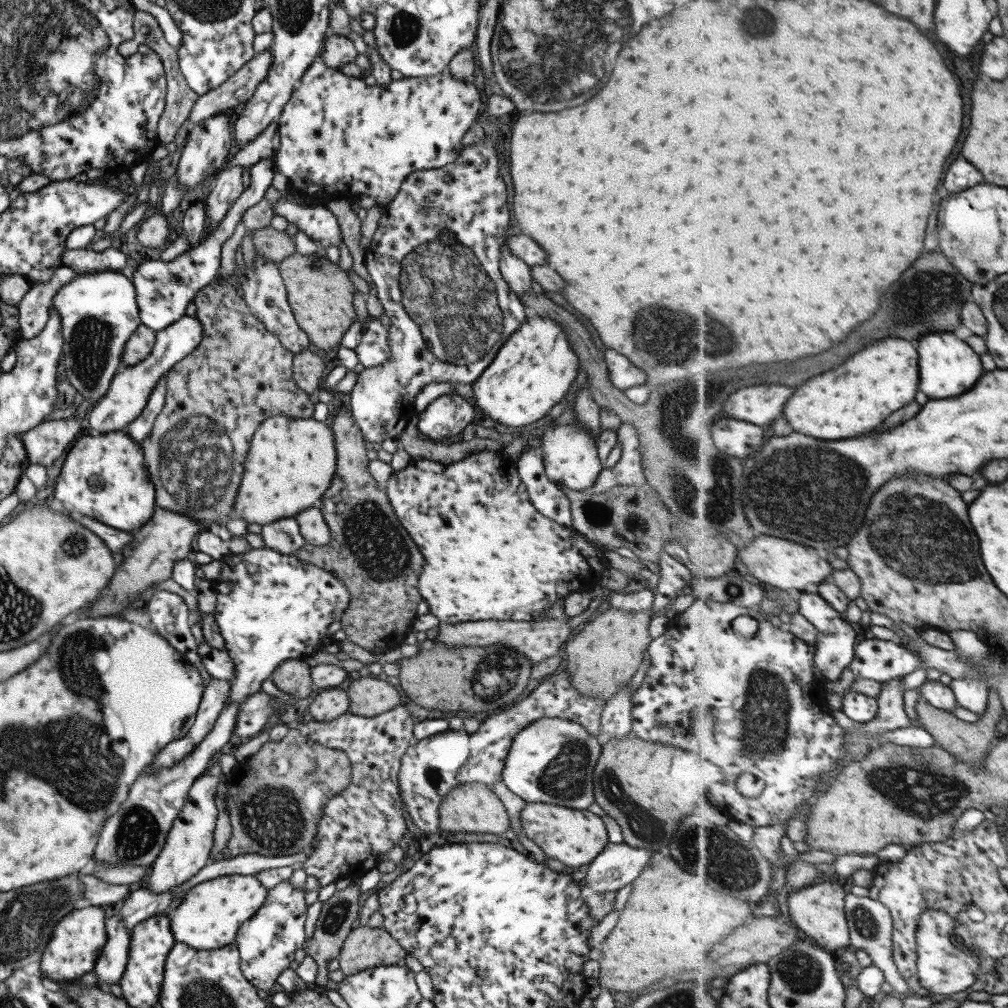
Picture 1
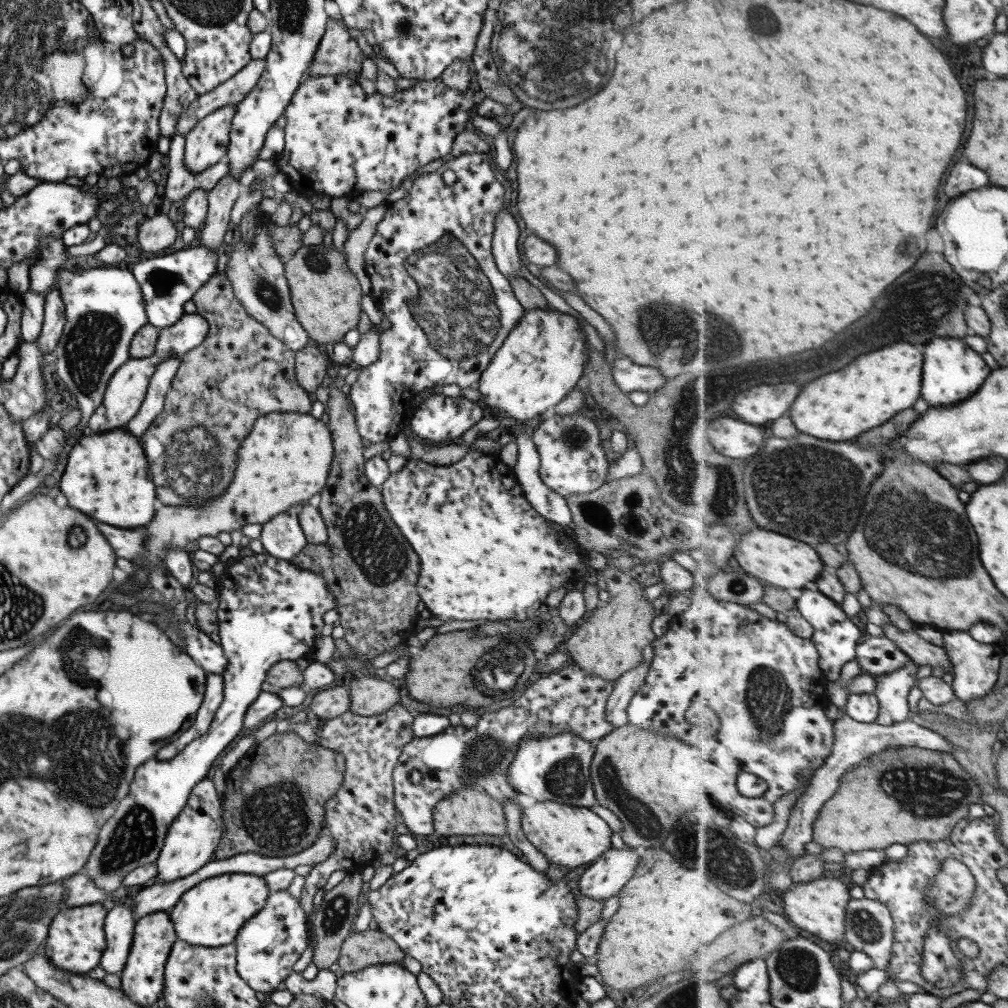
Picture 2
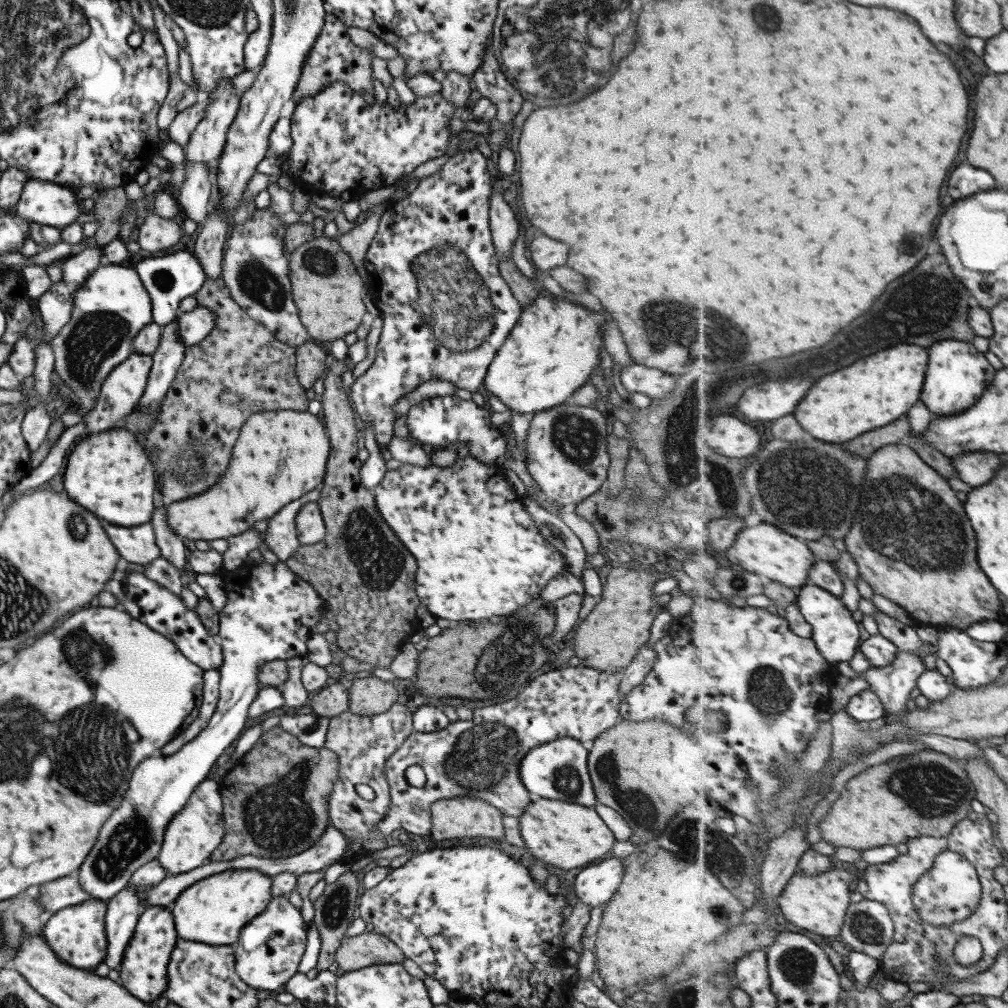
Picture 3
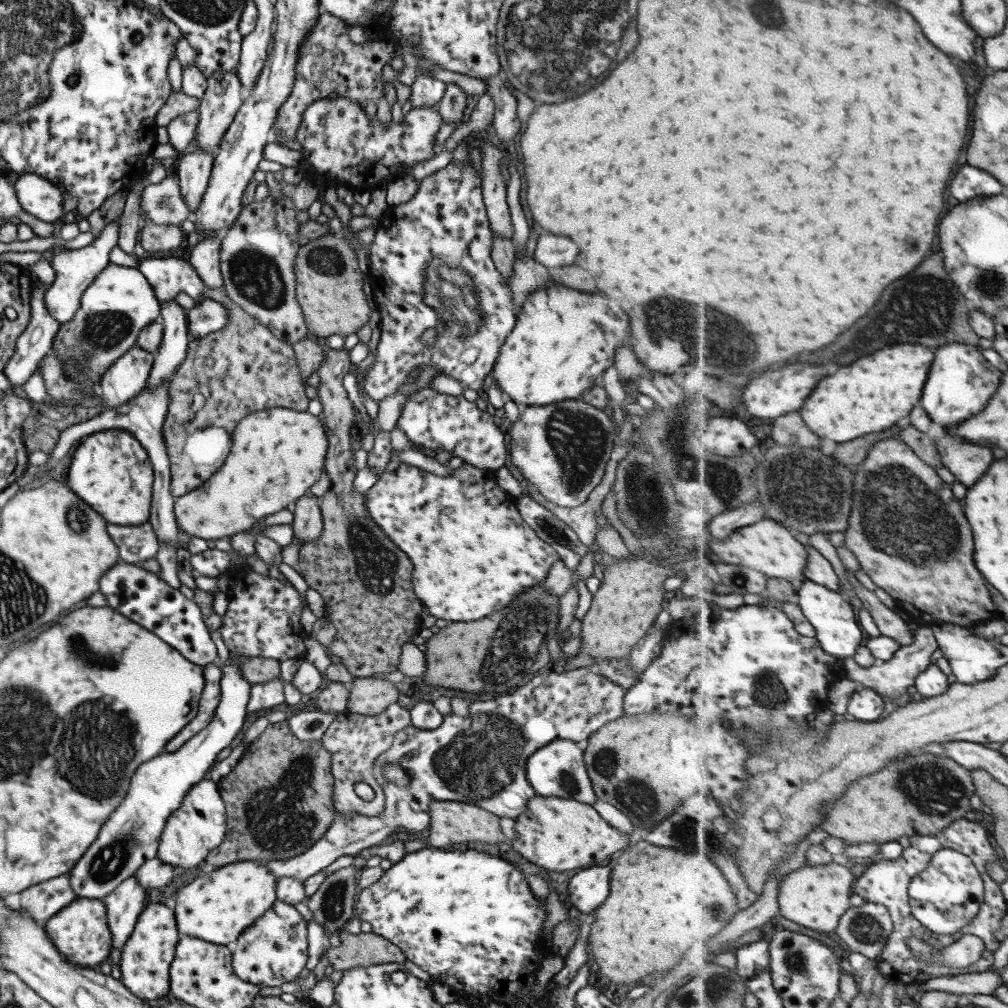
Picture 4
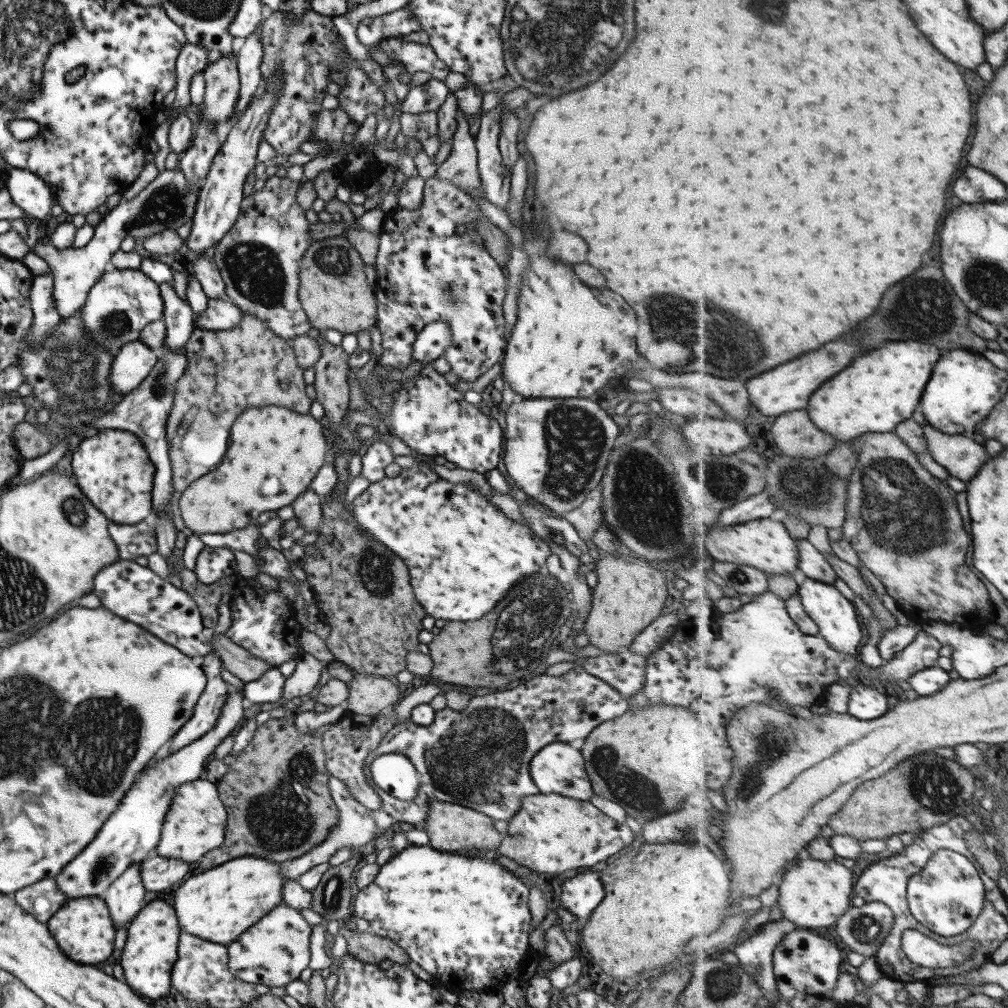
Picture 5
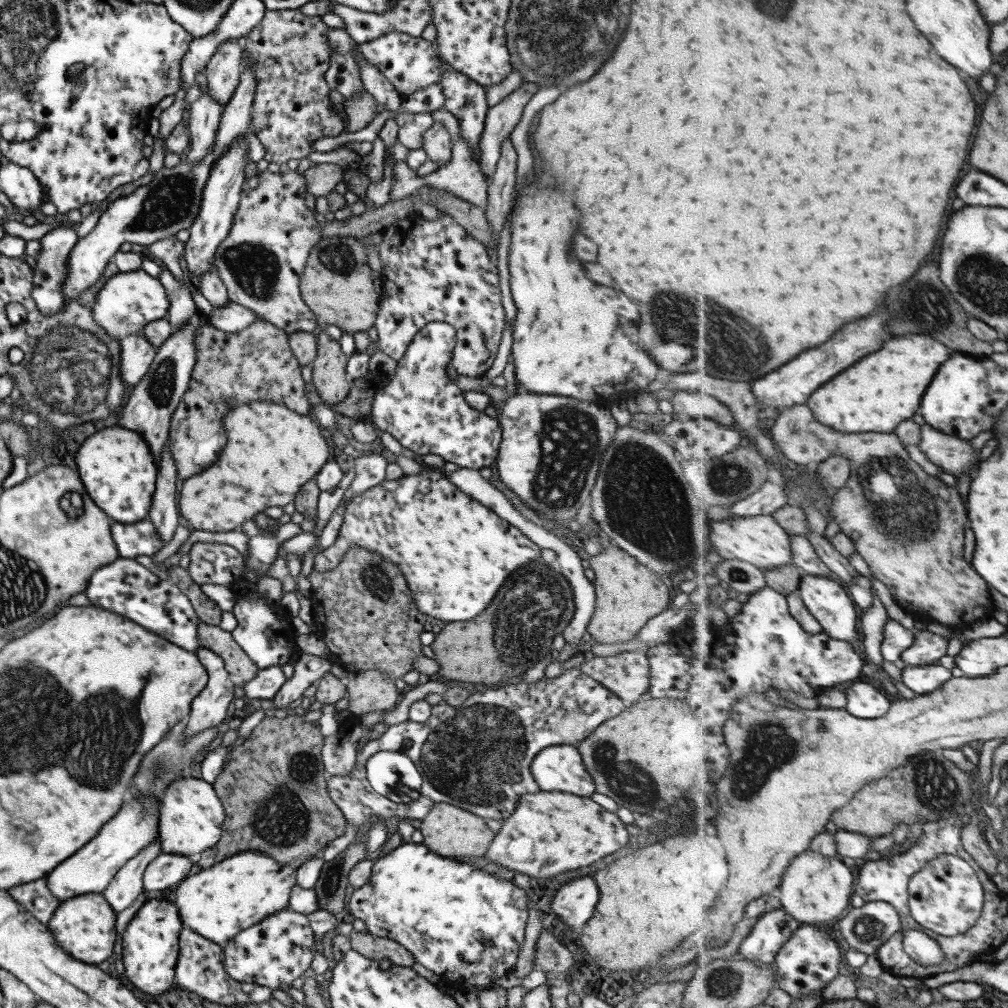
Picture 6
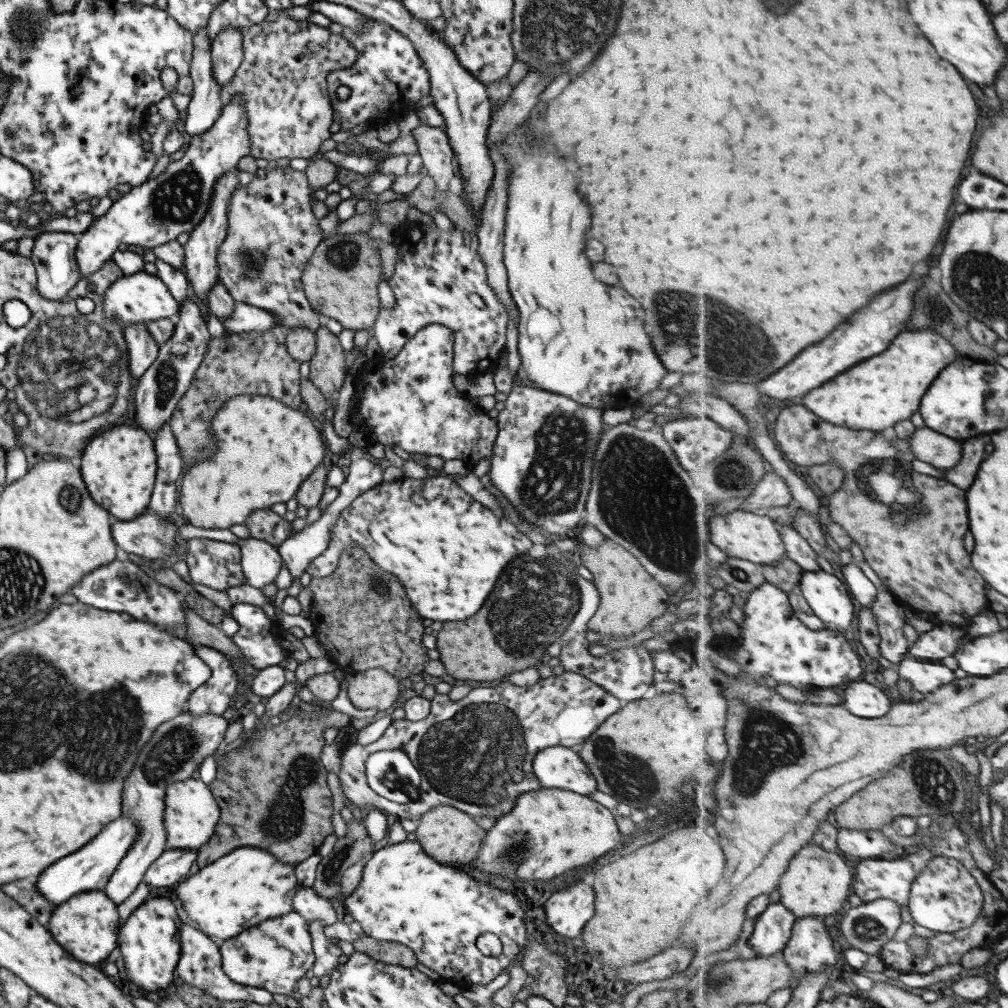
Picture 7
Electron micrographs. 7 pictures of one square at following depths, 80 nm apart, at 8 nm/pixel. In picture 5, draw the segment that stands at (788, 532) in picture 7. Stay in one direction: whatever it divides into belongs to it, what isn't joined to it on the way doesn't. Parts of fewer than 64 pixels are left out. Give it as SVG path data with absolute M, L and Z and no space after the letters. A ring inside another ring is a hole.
M799 539L796 543L801 554L799 569L806 577L834 586L839 576L831 567L831 562L827 561L826 556L821 554L807 539Z

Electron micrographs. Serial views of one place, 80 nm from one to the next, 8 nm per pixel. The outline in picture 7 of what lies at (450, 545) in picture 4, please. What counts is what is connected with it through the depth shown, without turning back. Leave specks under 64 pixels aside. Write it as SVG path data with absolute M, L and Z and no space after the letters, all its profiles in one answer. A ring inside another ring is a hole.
M446 476L400 478L379 482L351 500L335 519L325 550L306 572L310 577L330 576L340 552L359 546L381 571L399 578L407 600L421 618L459 622L481 608L511 556L525 554L531 545L527 535L491 514Z

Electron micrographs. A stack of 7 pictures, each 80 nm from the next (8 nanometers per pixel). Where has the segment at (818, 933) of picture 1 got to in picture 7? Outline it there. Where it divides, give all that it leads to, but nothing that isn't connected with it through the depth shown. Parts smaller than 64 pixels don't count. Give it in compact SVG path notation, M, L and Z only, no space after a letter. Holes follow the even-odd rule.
M813 842L809 847L803 847L792 858L780 882L780 900L797 918L808 916L824 918L841 910L841 904L845 904L847 898L851 896L853 883L851 866L839 856L839 853L829 852Z

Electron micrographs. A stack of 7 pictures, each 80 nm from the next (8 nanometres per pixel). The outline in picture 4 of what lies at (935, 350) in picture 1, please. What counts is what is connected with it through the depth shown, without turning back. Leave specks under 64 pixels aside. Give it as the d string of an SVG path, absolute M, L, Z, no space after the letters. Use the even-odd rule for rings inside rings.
M958 343L943 346L933 362L933 372L929 372L929 384L925 386L925 396L921 400L923 408L931 420L943 428L956 428L987 408L989 400L1001 386L1001 376L1003 372L985 358L979 347Z

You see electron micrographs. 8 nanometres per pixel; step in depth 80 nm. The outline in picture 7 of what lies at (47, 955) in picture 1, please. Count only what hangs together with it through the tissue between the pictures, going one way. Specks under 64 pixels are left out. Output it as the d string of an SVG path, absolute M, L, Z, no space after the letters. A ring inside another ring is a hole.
M87 891L53 907L46 929L75 960L95 966L117 946L117 930L120 928L117 918L116 904L103 891Z

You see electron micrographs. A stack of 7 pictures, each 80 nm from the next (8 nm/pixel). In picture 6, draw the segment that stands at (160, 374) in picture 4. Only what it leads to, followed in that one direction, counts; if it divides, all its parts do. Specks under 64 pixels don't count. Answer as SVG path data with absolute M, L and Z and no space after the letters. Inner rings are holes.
M160 266L158 281L162 284L165 296L169 300L169 308L165 318L172 326L172 333L182 327L191 318L195 318L194 300L190 295L189 285L185 280L178 281L167 268Z

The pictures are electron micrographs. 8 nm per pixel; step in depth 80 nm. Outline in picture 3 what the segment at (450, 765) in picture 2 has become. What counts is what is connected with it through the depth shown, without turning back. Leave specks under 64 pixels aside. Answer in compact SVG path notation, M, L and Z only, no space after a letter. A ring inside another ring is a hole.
M575 662L573 666L559 668L545 668L543 672L531 679L517 696L505 702L497 702L483 708L473 708L470 720L451 721L445 728L433 732L411 731L385 761L384 777L388 784L389 806L380 823L375 825L383 837L393 830L401 828L404 834L413 839L421 839L430 835L429 816L430 804L436 800L451 799L468 796L475 800L482 800L494 806L505 816L519 816L530 803L527 789L523 786L518 768L521 757L534 746L551 742L563 736L573 738L579 742L592 741L600 732L613 726L619 717L617 694L619 678L616 674L598 671L591 667L584 667ZM407 766L420 766L423 770L425 782L421 787L409 785L405 779Z

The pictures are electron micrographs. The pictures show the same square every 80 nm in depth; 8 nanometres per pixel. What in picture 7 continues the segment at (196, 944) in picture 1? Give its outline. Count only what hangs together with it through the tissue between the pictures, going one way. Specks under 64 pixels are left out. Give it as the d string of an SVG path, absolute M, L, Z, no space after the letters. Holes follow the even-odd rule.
M241 846L180 882L176 898L180 900L189 924L203 934L223 941L232 939L246 928L292 911L293 895L301 887L294 875L294 865L283 864L259 848Z

